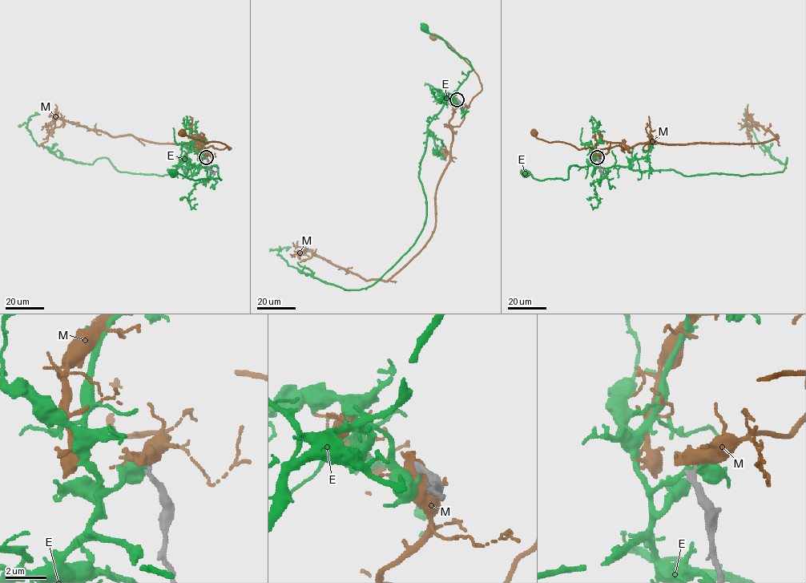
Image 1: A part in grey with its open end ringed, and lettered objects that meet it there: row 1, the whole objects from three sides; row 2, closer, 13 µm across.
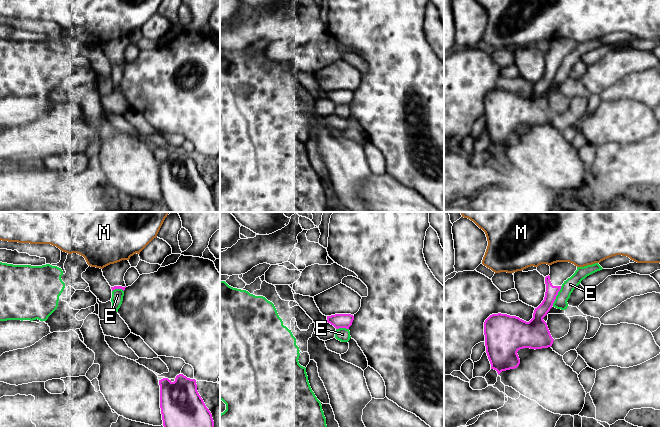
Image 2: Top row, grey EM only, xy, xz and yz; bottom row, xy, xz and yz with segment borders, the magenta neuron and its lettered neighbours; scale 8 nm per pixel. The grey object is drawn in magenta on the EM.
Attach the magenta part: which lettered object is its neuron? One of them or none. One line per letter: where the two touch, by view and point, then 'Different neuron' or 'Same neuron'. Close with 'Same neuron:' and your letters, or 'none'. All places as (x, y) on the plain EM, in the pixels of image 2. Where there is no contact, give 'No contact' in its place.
E: Touches magenta at yz (556, 71). Different neuron
M: No contact. Different neuron
Same neuron: none

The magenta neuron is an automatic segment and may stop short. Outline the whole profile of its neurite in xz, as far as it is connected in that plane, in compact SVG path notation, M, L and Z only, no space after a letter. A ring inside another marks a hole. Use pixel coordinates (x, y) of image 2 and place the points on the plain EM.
M335 90L327 92L327 98L333 101L336 105L349 105L349 103L352 101L353 96L354 92L351 90Z

